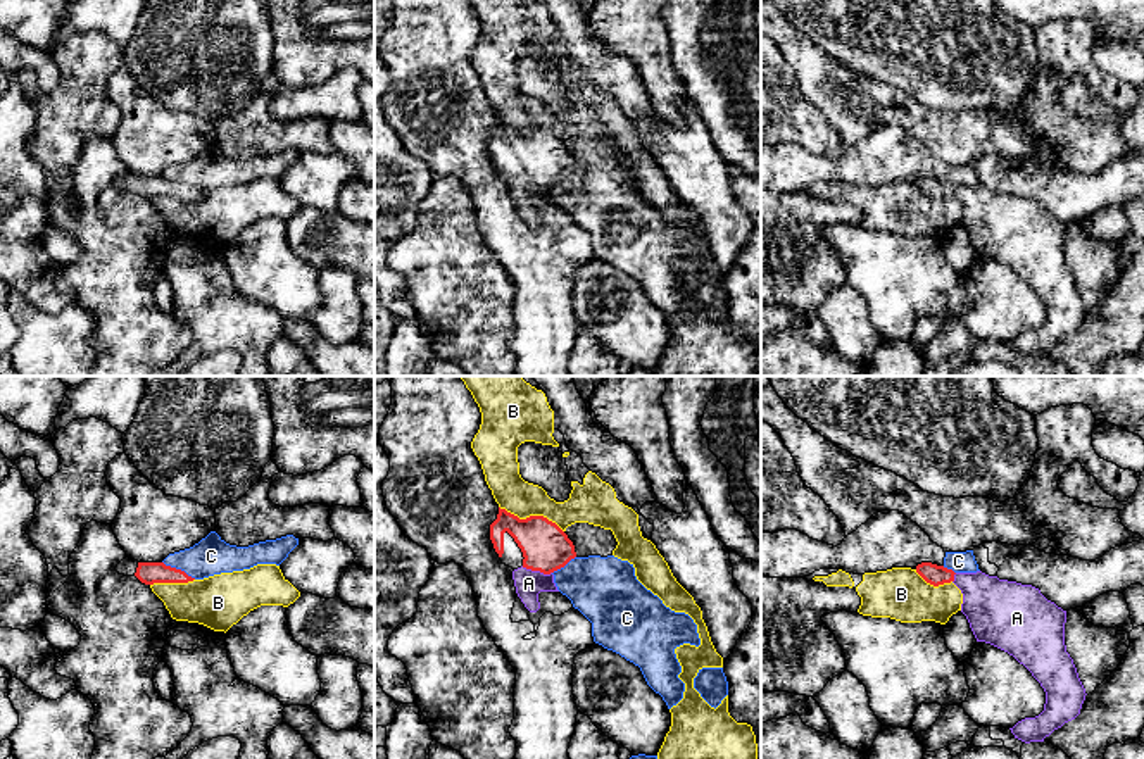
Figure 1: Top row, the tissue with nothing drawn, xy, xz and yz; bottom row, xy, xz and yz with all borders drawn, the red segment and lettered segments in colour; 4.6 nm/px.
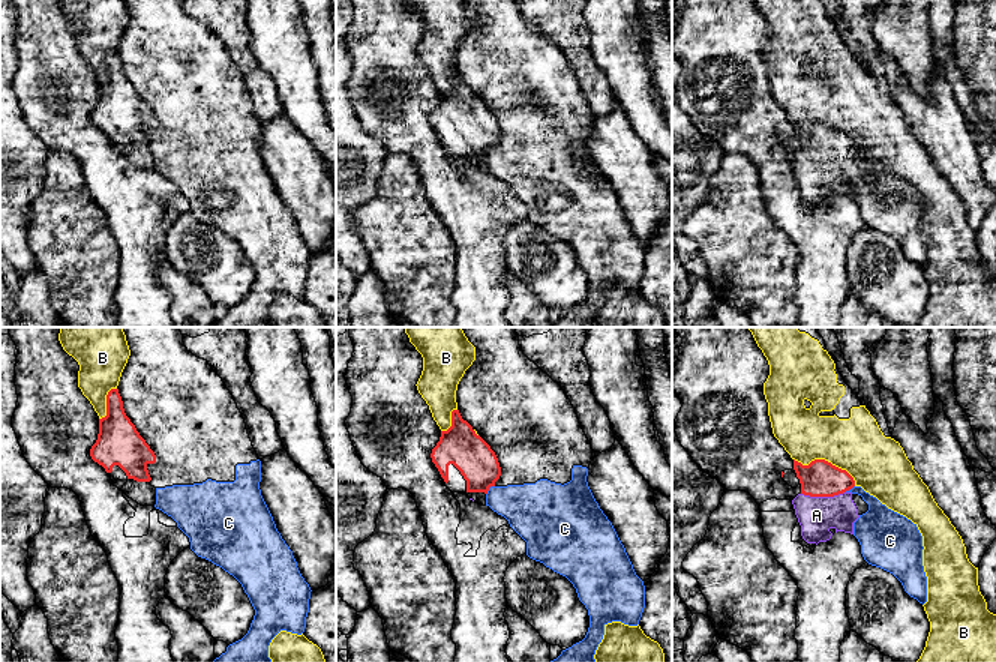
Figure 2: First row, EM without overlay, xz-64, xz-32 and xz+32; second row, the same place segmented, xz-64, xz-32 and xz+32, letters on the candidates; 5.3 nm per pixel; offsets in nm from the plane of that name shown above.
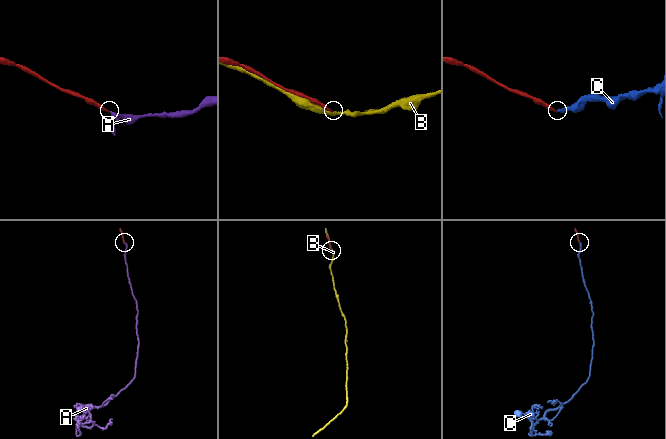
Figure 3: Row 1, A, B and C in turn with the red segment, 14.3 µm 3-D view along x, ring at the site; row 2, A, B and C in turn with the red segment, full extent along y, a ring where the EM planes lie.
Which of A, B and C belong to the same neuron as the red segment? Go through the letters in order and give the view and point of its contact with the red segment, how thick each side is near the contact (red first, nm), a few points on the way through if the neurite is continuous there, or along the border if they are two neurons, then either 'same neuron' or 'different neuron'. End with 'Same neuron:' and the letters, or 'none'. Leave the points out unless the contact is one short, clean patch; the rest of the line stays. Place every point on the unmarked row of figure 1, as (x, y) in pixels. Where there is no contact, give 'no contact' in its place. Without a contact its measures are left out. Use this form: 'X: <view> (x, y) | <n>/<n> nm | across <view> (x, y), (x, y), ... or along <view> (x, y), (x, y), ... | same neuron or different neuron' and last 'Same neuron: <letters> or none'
A: xz (537, 183) | 220/130 nm | across xz (546, 161), (537, 183), (528, 197) | same neuron
B: xz (532, 130) | 220/170 nm | different neuron
C: xy (180, 183) | 110/180 nm | along xy (163, 175), (195, 192) | different neuron
Same neuron: A

